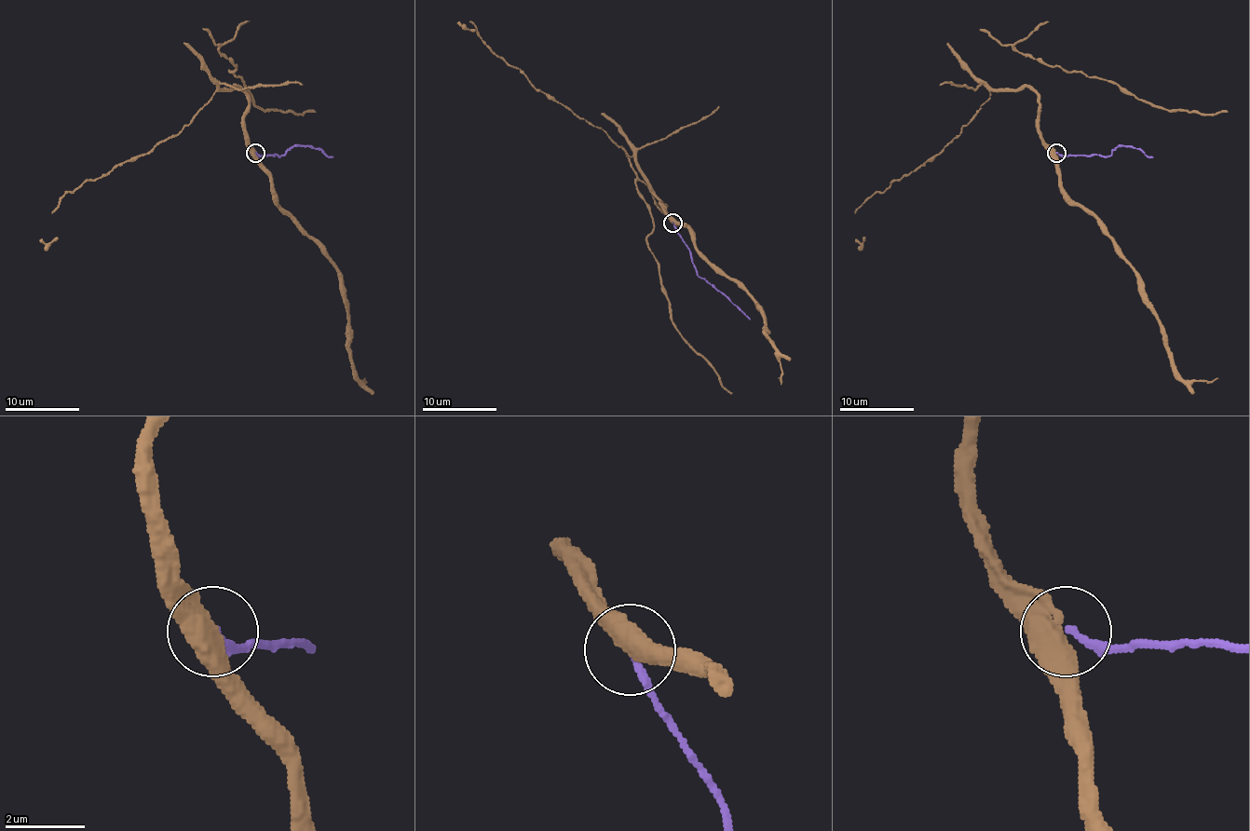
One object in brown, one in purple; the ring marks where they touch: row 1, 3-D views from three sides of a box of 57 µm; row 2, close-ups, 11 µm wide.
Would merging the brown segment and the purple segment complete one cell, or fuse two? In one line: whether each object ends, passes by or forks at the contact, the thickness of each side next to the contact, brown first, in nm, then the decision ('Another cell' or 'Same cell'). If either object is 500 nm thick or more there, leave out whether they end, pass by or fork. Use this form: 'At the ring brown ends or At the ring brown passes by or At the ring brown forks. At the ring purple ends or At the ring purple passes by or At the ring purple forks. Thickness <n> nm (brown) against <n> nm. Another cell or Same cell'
Thickness 500 nm (brown) against 170 nm. Same cell

